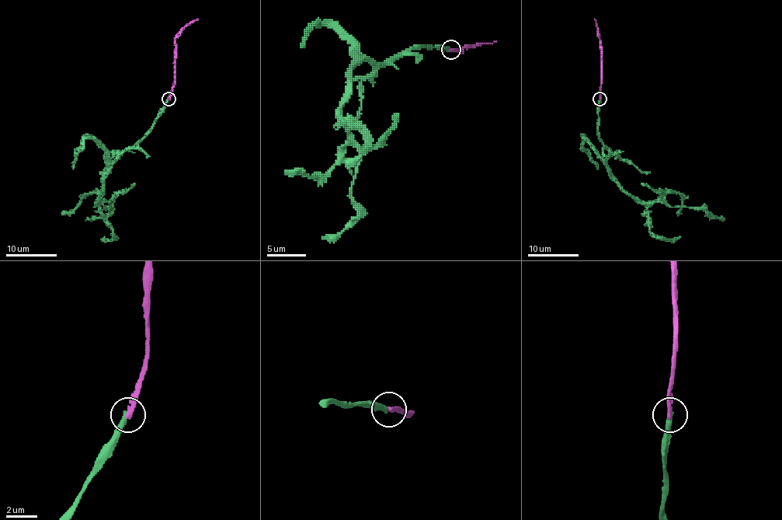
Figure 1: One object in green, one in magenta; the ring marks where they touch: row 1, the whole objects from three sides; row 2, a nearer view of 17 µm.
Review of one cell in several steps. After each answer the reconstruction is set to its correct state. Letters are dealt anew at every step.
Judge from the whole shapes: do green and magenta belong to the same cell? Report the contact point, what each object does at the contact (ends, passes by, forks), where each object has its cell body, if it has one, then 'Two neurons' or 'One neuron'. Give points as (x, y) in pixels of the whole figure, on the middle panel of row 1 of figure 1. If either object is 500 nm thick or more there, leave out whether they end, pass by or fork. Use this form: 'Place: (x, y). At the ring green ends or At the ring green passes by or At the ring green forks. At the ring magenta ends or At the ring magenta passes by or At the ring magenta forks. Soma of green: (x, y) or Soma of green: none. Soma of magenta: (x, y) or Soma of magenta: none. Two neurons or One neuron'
Place: (450, 50). At the ring green ends. At the ring magenta ends. Soma of green: none. Soma of magenta: none. One neuron

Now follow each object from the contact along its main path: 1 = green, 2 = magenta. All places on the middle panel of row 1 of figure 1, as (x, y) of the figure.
1: (449, 49), (410, 47), (352, 71), (342, 120), (359, 152), (357, 215), (322, 239)
2: (451, 49), (460, 51), (496, 41)

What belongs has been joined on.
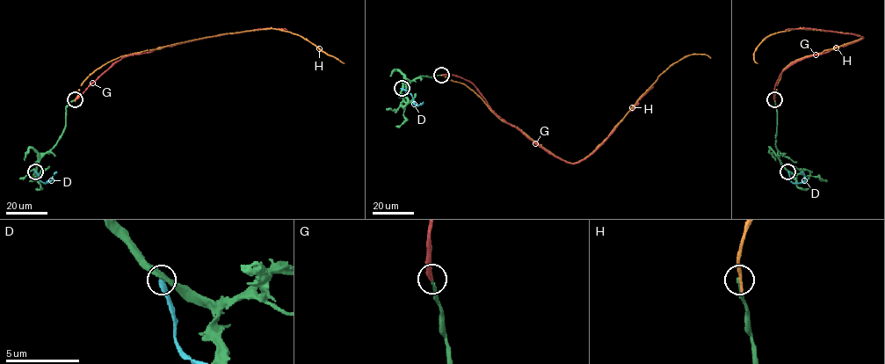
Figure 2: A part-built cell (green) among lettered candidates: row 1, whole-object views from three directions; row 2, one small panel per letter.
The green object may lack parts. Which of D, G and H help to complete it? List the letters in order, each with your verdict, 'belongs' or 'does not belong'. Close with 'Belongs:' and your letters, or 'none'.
D: does not belong
G: belongs
H: does not belong
Belongs: G

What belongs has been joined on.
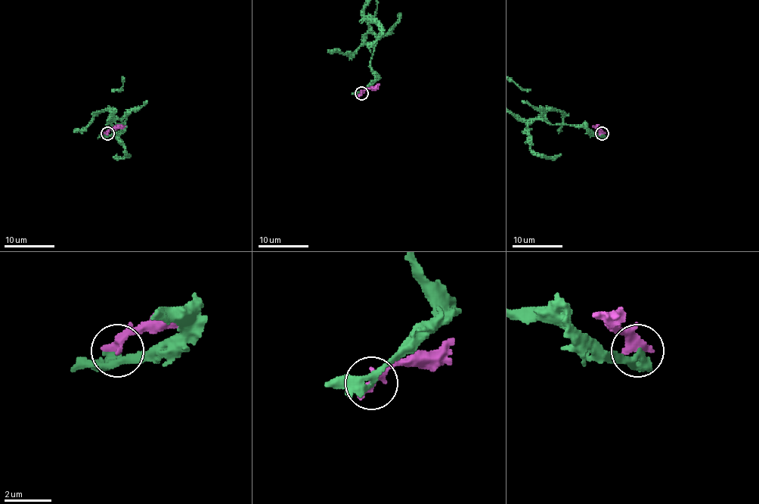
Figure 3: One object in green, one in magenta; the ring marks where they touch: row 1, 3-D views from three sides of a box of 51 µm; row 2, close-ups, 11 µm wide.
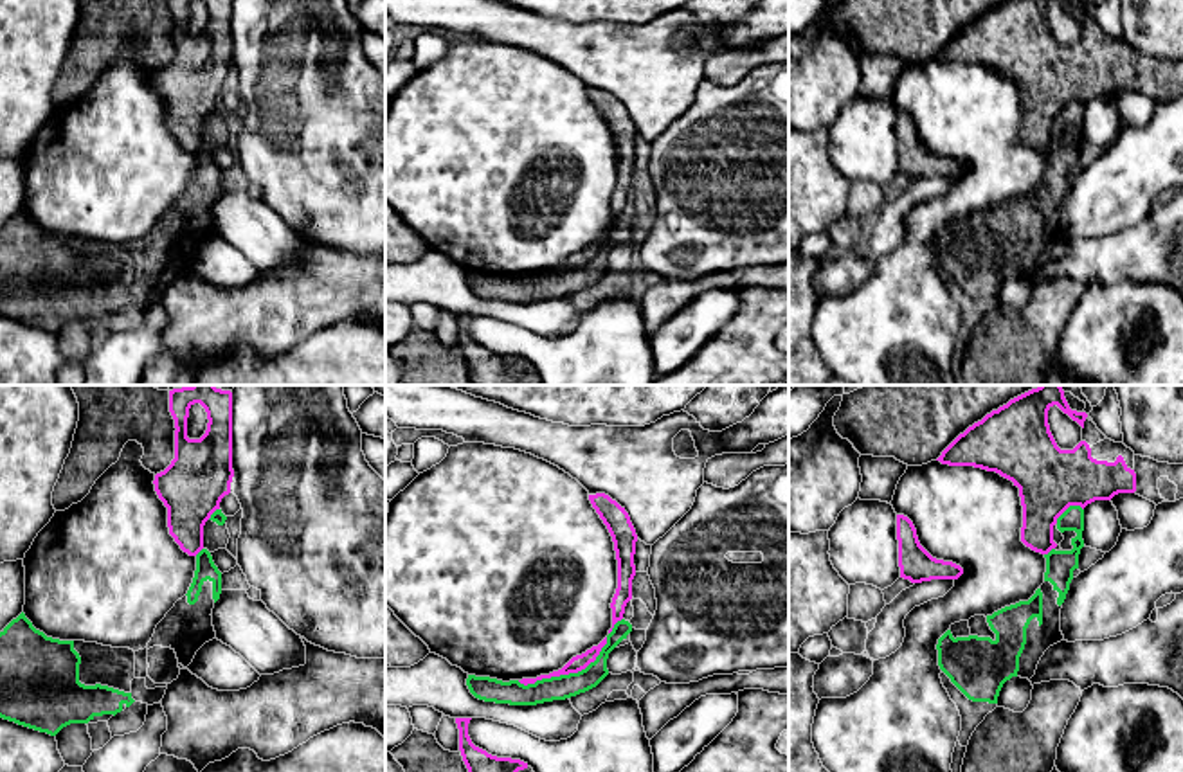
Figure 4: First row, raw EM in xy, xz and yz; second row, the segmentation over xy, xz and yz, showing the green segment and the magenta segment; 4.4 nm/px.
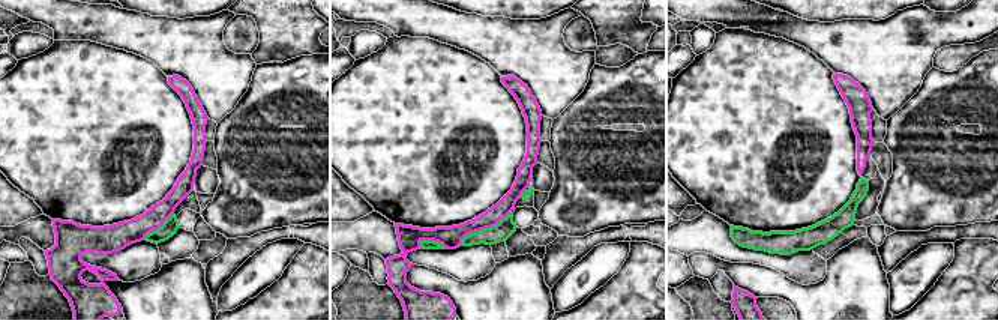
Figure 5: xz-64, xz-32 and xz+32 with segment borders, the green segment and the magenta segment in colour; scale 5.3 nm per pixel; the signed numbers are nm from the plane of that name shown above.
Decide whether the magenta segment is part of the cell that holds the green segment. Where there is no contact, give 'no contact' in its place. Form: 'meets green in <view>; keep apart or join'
meets green in xz; keep apart

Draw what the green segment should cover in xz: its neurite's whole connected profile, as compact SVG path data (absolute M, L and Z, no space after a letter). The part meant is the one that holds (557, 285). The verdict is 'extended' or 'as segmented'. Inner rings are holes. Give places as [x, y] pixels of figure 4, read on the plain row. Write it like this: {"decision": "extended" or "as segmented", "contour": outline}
{"decision": "as segmented", "contour": "M625 216L618 218L607 232L594 259L578 270L537 277L535 281L520 281L519 277L502 279L490 274L468 272L466 283L470 290L484 299L510 302L537 302L553 297L565 297L596 284L607 272L609 250L632 229L632 221Z"}

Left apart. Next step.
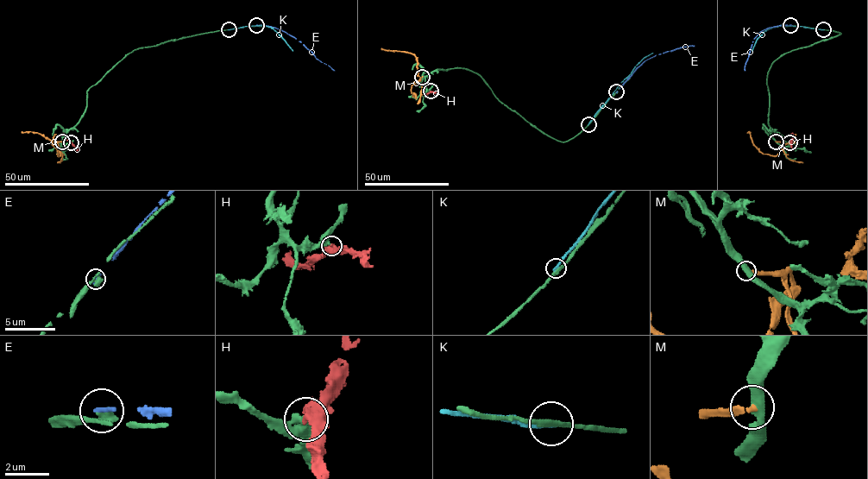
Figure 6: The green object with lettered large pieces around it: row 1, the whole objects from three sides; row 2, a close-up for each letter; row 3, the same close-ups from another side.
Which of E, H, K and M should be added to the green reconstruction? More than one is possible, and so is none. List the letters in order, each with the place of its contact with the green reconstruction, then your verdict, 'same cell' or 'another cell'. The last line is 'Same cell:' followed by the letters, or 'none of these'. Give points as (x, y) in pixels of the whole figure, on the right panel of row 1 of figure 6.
E: (790, 25) | another cell
H: (789, 142) | same cell
K: (823, 29) | another cell
M: (776, 141) | another cell
Same cell: H

